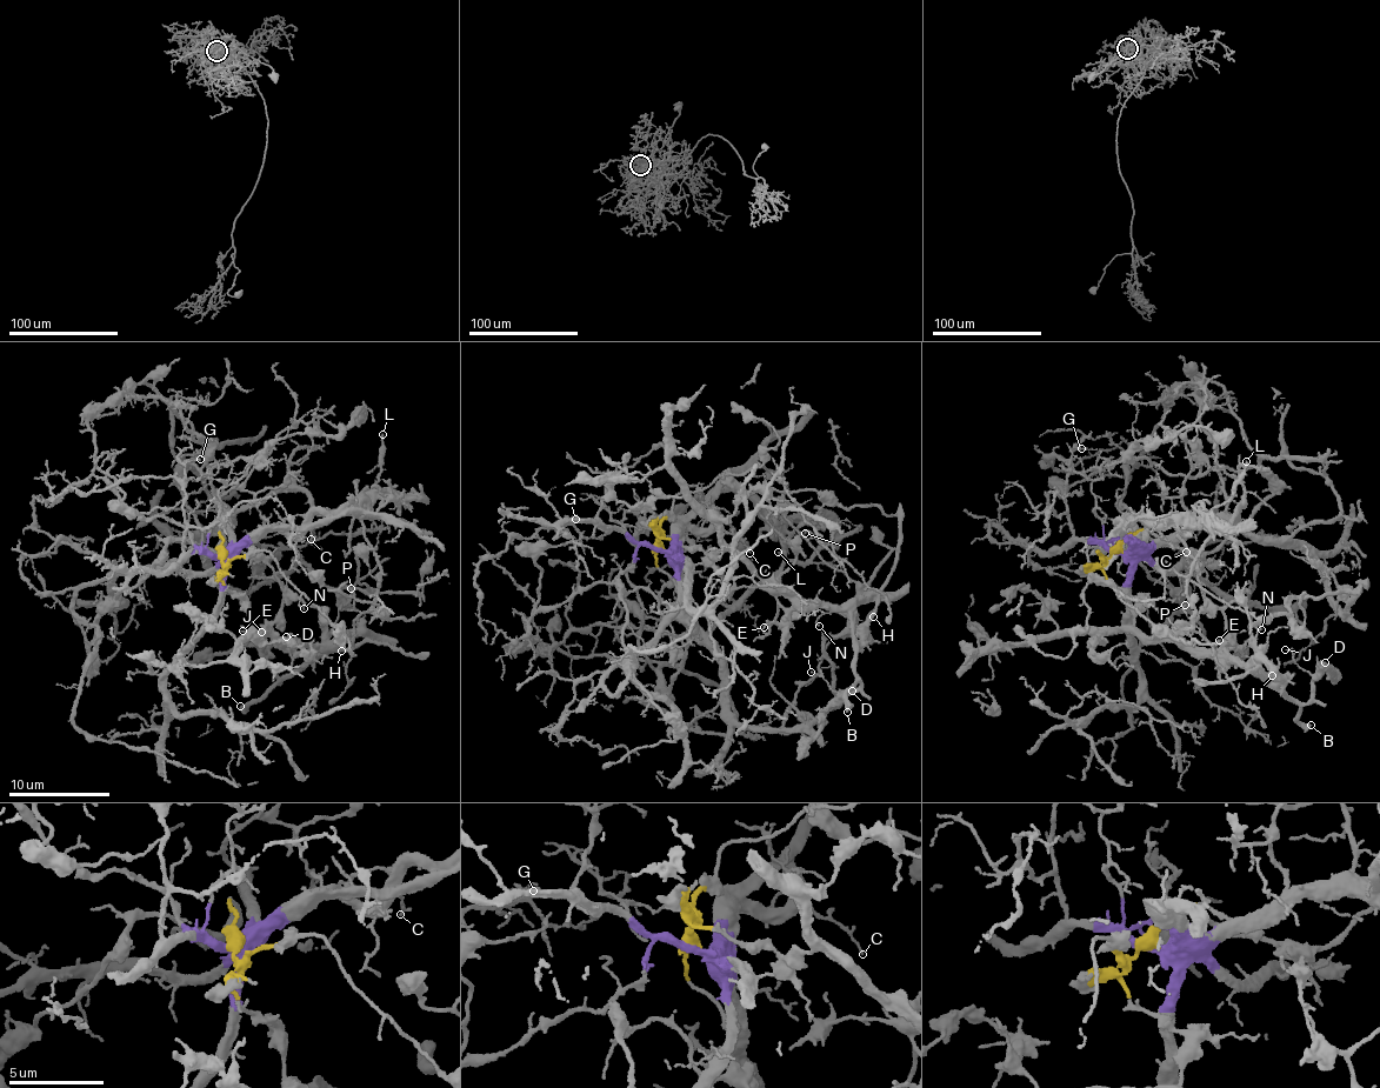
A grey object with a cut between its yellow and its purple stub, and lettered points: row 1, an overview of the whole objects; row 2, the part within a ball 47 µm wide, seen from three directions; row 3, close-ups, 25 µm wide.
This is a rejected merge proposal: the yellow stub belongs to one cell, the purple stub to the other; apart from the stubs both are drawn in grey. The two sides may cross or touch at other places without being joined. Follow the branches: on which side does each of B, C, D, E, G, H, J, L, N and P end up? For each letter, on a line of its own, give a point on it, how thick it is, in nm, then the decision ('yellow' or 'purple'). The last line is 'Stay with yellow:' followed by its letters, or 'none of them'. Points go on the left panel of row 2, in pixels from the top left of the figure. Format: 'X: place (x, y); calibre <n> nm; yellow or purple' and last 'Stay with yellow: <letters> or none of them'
B: place (240, 706); calibre 420 nm; yellow
C: place (311, 539); calibre 100 nm; purple
D: place (286, 636); calibre 120 nm; yellow
E: place (242, 631); calibre 140 nm; yellow
G: place (200, 459); calibre 120 nm; purple
H: place (341, 651); calibre 300 nm; yellow
J: place (261, 632); calibre 70 nm; yellow
L: place (382, 434); calibre 140 nm; purple
N: place (304, 608); calibre 110 nm; yellow
P: place (351, 588); calibre 150 nm; purple
Stay with yellow: B, D, E, H, J, N

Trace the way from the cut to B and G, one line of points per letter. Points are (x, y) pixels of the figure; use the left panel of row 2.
B: (219, 558), (219, 581), (241, 594), (251, 626), (277, 642), (313, 645), (321, 653), (240, 707)
G: (219, 558), (211, 558), (185, 547), (185, 475), (188, 462), (201, 459)

